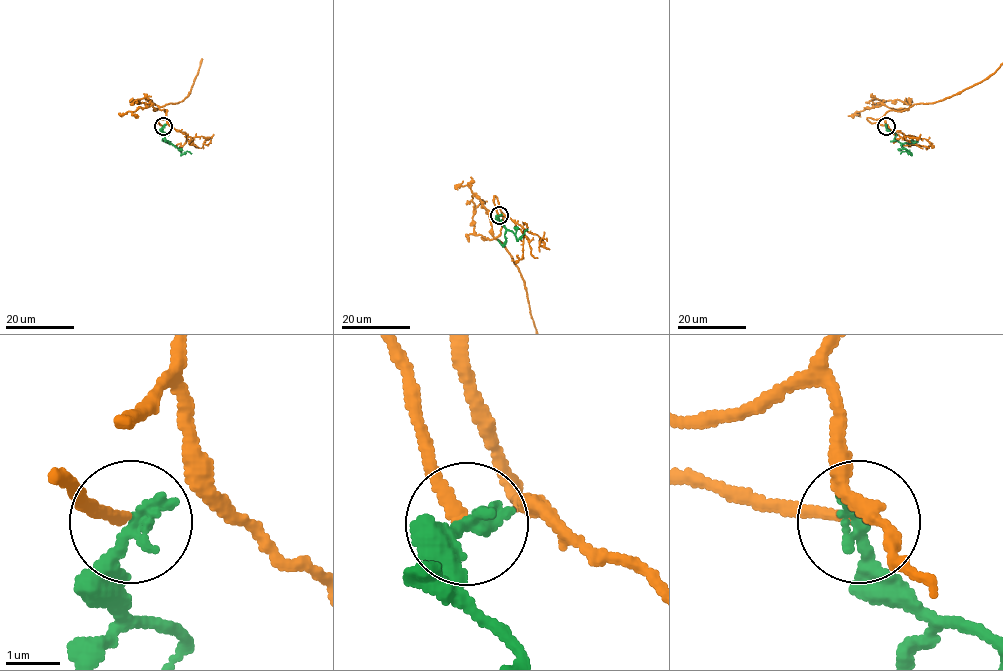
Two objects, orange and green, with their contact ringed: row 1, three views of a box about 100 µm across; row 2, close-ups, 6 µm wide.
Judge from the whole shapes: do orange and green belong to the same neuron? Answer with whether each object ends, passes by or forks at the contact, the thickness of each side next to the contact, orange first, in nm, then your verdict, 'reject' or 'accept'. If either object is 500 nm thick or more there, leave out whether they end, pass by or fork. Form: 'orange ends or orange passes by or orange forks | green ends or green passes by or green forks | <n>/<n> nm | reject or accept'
orange passes by | green ends | 150/320 nm | reject

